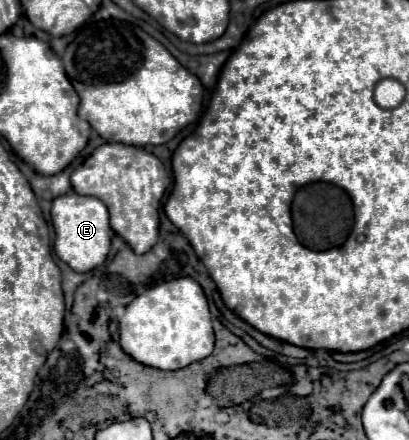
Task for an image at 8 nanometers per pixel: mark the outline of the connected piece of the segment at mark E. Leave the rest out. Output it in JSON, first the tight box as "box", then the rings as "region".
{"box":[51,190,111,272],"region":[[[73,190],[57,196],[51,206],[51,222],[55,228],[55,252],[75,272],[89,272],[105,262],[111,246],[111,226],[107,206],[99,198],[81,196]]]}

